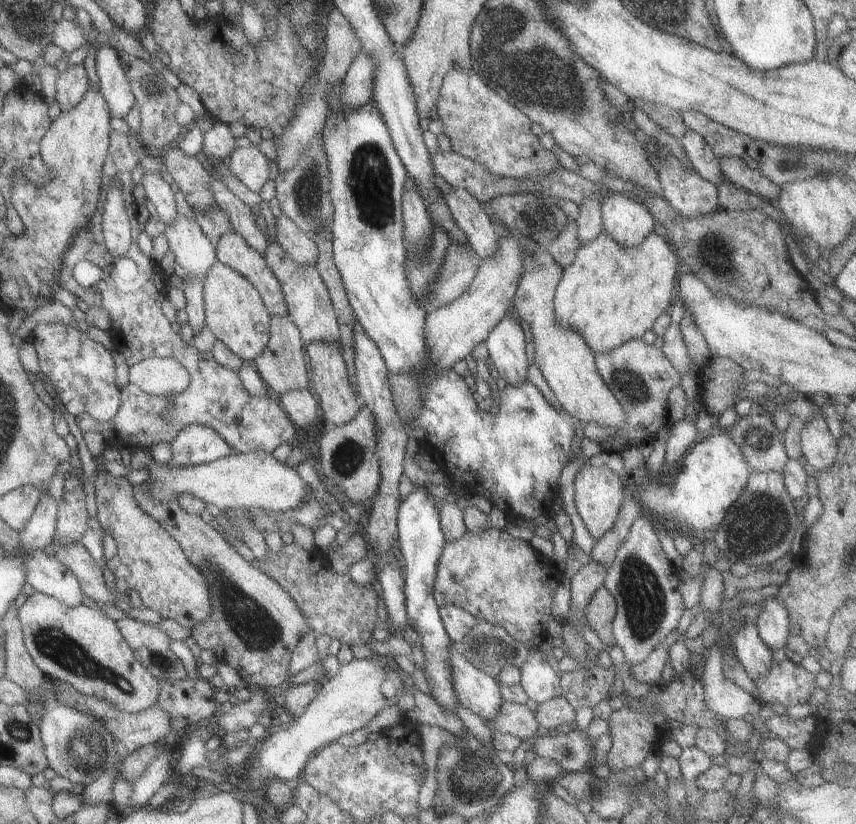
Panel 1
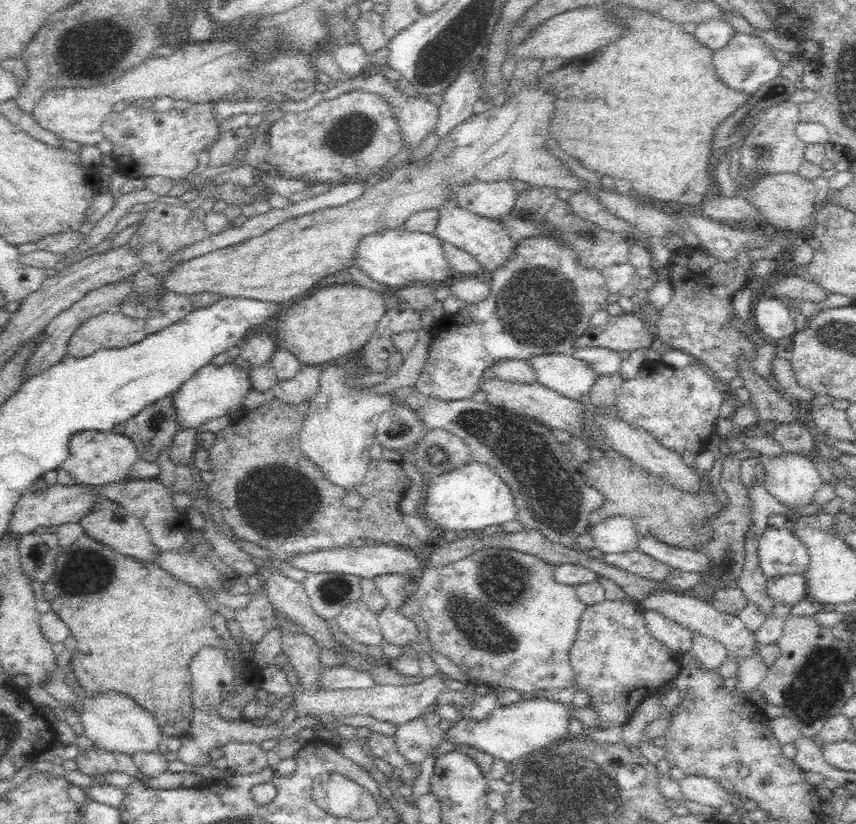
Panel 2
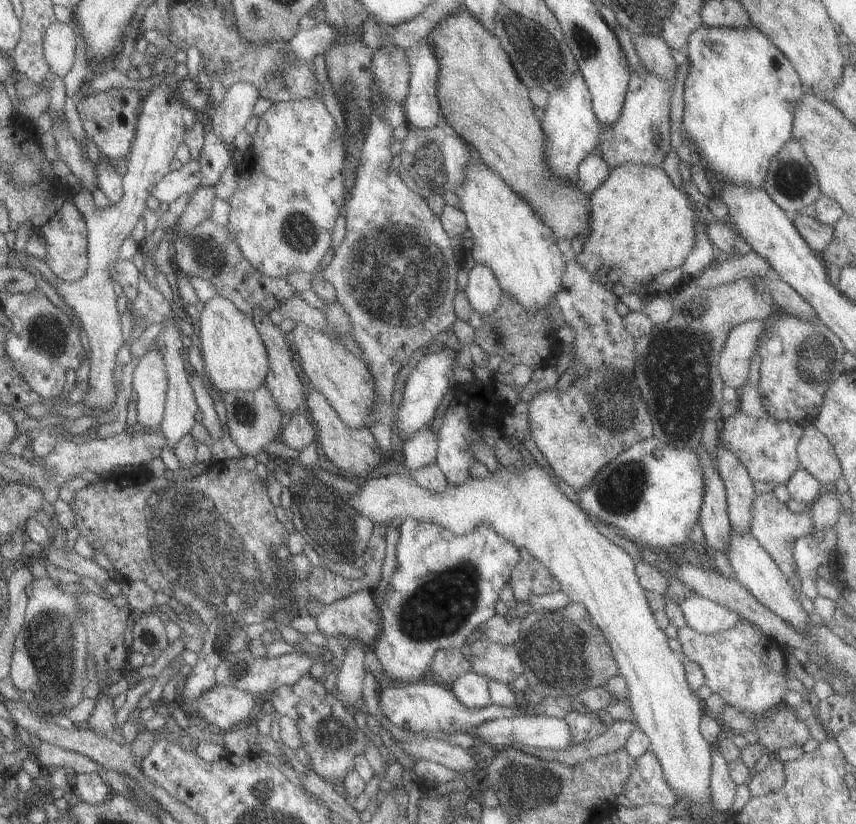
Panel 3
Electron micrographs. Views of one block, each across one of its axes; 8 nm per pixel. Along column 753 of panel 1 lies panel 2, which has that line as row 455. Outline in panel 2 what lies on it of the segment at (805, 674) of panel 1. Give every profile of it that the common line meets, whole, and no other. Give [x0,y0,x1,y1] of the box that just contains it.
[615,361,724,457]

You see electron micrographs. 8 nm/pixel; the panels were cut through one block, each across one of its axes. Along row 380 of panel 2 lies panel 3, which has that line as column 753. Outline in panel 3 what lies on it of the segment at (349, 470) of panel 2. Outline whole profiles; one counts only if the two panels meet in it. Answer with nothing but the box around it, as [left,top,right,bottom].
[717,320,767,390]

